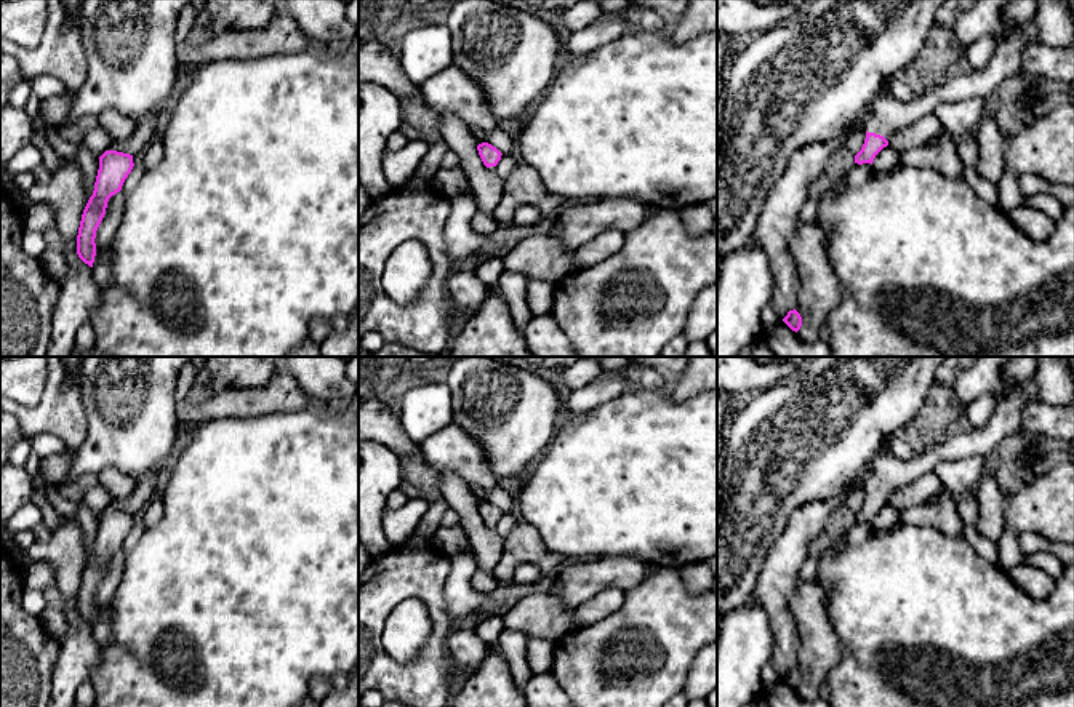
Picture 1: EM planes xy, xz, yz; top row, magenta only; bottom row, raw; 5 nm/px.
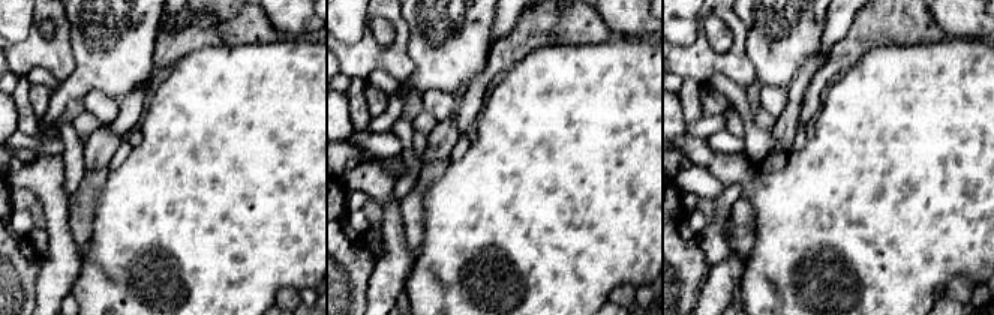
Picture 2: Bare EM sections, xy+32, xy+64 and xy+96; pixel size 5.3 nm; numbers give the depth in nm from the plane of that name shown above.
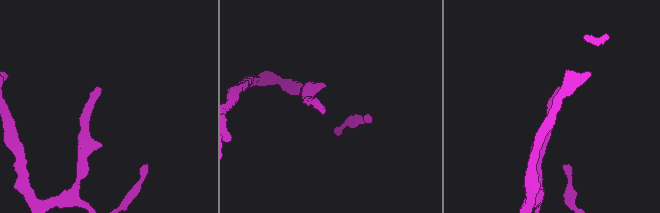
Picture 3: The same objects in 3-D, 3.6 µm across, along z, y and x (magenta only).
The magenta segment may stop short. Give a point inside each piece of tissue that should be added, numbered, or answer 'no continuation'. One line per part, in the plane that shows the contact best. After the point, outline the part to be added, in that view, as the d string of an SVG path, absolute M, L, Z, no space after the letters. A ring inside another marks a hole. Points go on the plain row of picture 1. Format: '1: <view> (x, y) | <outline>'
1: yz (887, 474) | M1034 377L997 405L984 429L954 433L911 461L888 454L887 443L890 438L887 438L868 464L869 477L864 489L890 497L893 491L933 472L943 461L959 461L973 456L989 457L1004 438L1020 430L1023 406L1031 400L1040 400L1040 390Z

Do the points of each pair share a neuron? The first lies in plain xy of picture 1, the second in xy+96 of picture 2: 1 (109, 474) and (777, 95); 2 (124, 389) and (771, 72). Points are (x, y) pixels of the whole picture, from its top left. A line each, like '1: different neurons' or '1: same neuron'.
1: same neuron
2: same neuron

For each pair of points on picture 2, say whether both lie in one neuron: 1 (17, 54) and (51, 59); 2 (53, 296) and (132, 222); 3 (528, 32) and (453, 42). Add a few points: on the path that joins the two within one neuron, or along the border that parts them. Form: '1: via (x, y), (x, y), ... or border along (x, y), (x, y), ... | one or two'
1: via (26, 54), (42, 54) | one
2: border along (83, 257), (80, 275), (69, 294) | two
3: border along (492, 44), (486, 66), (477, 77) | two

